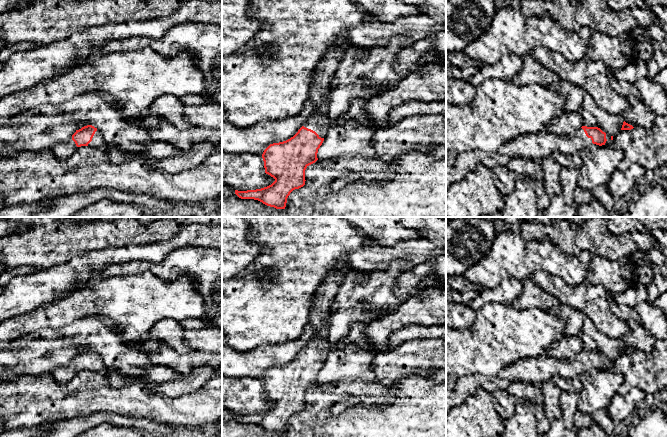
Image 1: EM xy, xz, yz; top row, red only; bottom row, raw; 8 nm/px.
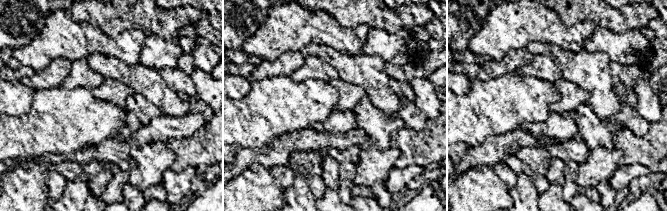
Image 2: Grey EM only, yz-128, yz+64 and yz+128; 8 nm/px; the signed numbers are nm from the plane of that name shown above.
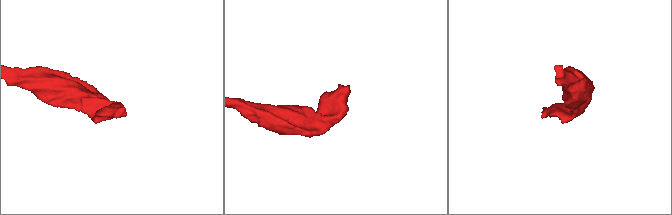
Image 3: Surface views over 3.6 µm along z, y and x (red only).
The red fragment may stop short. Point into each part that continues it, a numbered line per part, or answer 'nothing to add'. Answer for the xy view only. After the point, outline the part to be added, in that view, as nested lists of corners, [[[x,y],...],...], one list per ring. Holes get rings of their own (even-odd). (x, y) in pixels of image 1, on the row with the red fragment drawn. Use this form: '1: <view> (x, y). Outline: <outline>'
1: xy (97, 141). Outline: [[[96,131],[92,141],[88,144],[89,147],[94,147],[94,148],[103,148],[104,147],[104,137],[100,131]]]

